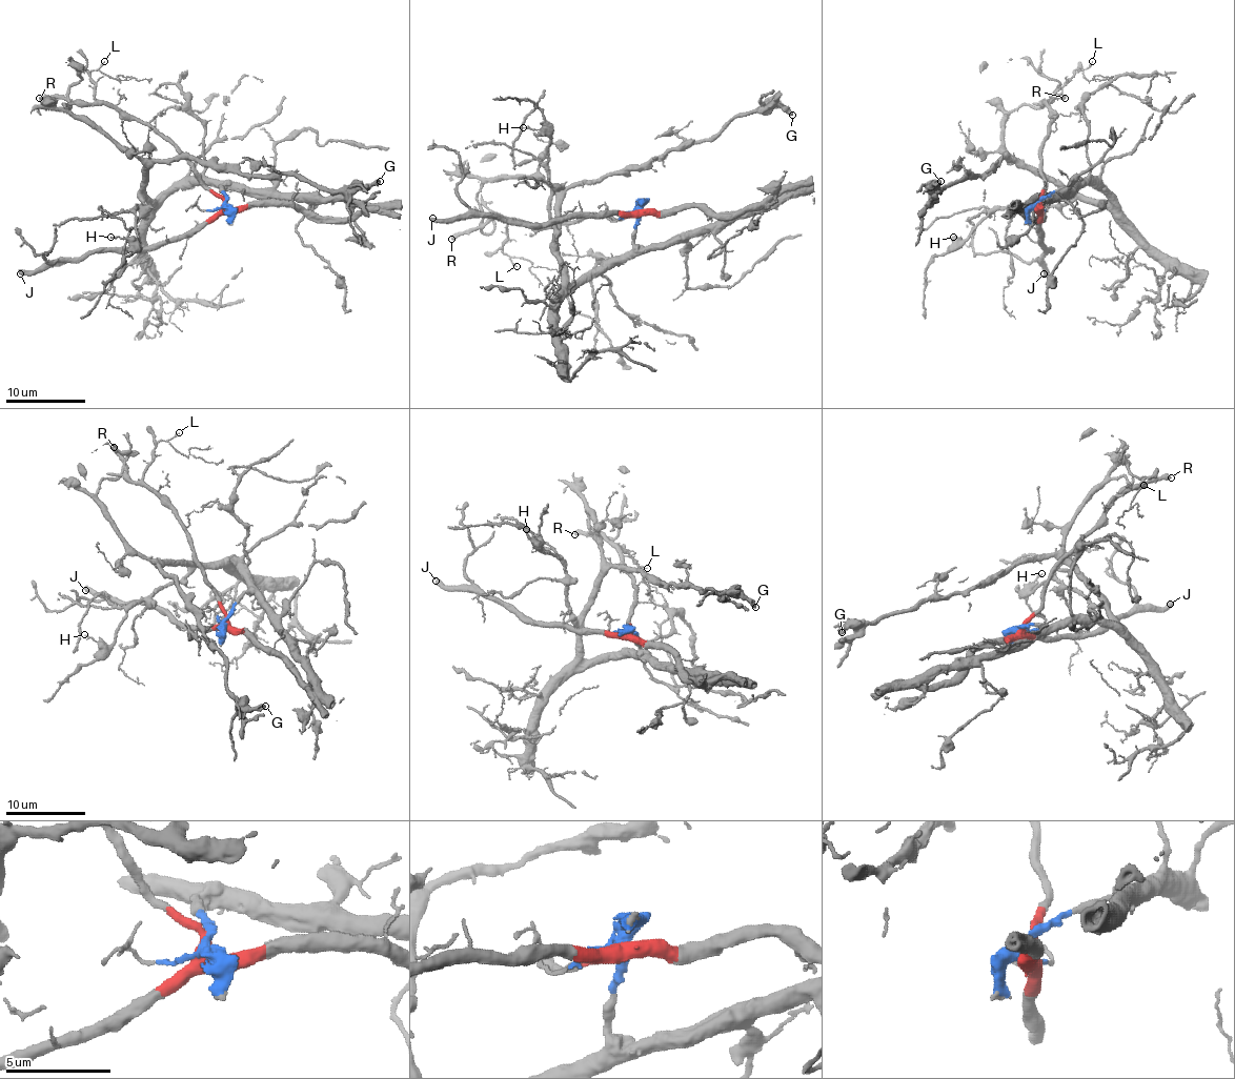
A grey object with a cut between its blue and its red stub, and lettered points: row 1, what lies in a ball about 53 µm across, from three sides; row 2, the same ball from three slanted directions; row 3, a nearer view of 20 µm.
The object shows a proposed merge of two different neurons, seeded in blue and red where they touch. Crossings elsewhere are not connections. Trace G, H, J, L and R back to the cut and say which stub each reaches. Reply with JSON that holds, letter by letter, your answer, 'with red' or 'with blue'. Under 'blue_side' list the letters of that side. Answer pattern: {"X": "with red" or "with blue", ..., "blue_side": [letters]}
{"G": "with blue", "H": "with blue", "J": "with red", "L": "with red", "R": "with red", "blue_side": ["G", "H"]}

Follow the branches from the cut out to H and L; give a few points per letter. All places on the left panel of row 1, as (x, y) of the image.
H: (224, 206), (222, 192), (217, 186), (175, 184), (155, 200), (146, 198), (137, 208), (137, 240), (110, 236)
L: (224, 206), (206, 188), (195, 166), (173, 144), (148, 126), (126, 120), (99, 100), (90, 73), (105, 61)

